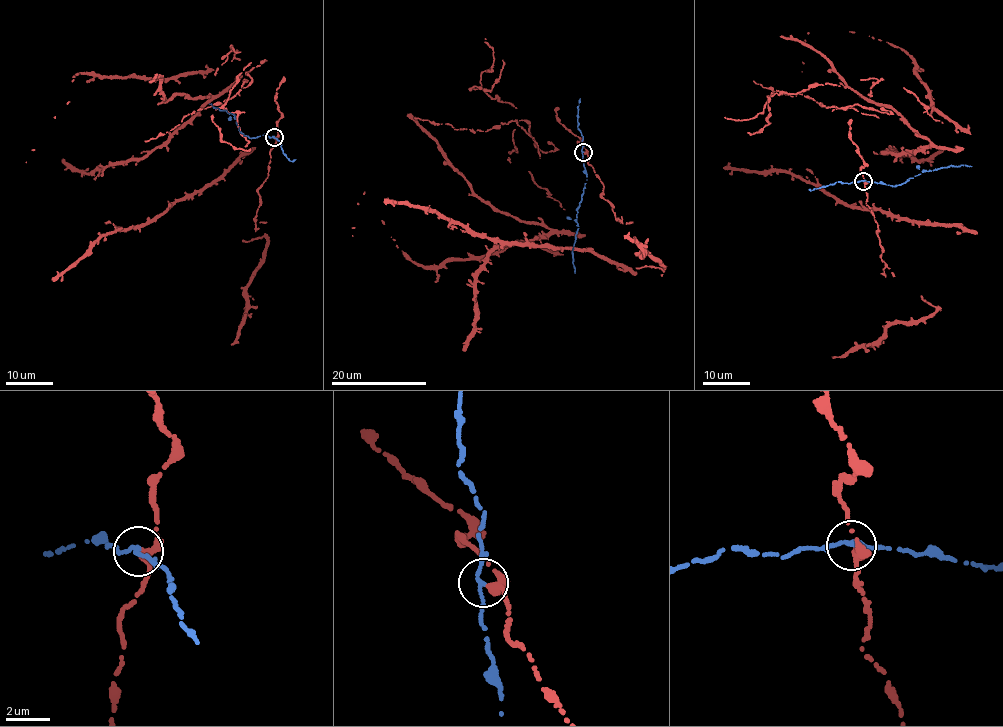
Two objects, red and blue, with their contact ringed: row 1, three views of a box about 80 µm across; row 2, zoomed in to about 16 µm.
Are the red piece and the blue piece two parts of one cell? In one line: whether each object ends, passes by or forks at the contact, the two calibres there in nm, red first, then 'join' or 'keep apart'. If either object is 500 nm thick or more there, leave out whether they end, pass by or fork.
red passes by; blue passes by; calibres 300 and 180 nm; keep apart

